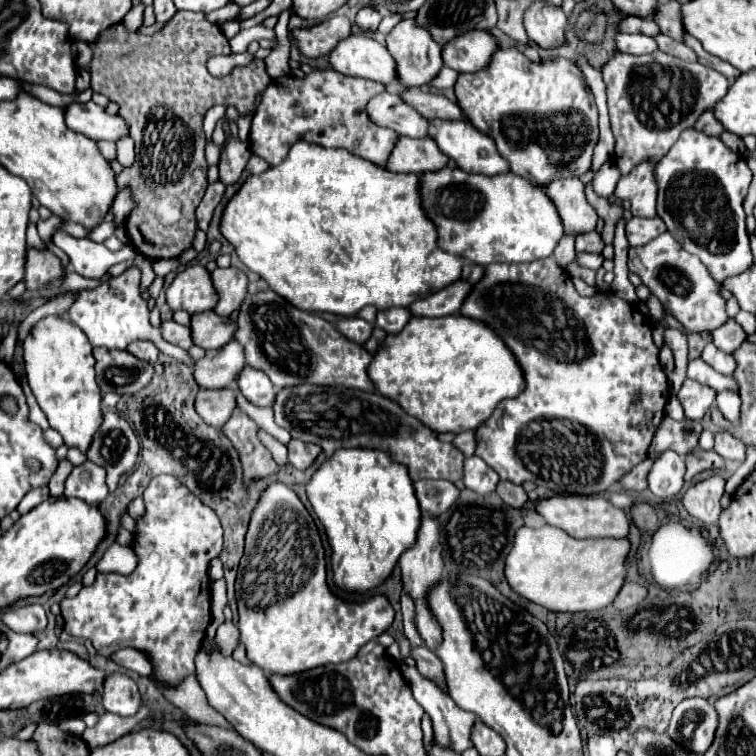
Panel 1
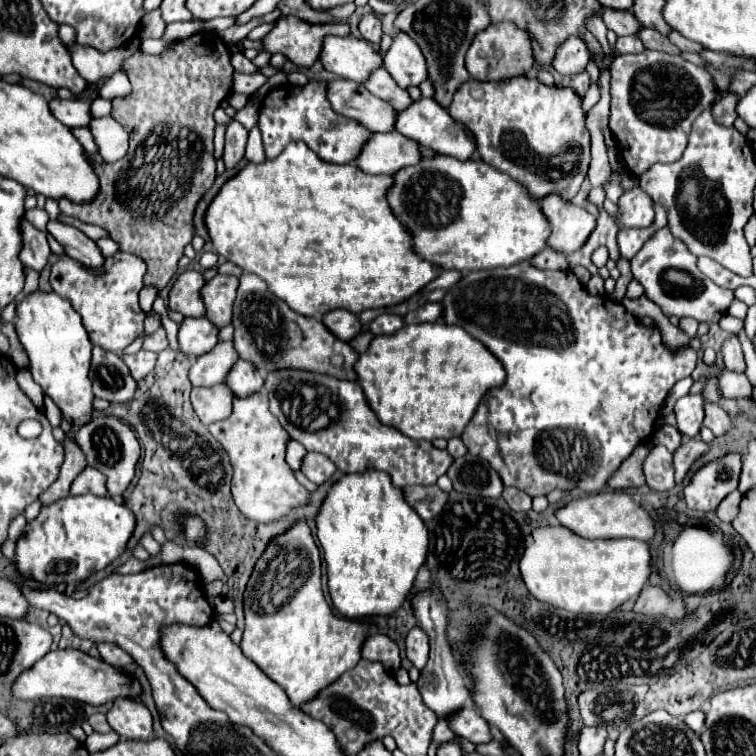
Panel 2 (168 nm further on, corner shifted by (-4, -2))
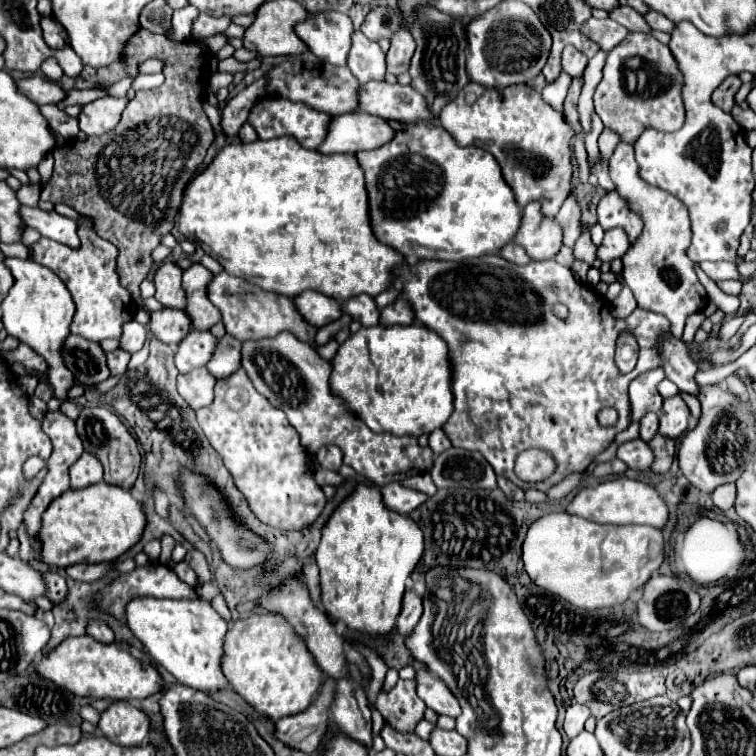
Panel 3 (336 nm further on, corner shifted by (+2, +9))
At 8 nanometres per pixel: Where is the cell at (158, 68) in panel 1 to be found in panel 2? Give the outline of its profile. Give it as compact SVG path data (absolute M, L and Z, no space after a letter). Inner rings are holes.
M196 32L188 40L174 44L174 50L162 56L142 56L142 52L132 54L128 60L124 60L124 72L128 74L128 80L132 84L132 94L128 98L112 100L112 118L126 126L126 132L130 134L128 154L112 164L98 164L88 156L90 166L100 180L98 196L90 204L70 204L66 200L58 200L58 204L64 214L104 228L108 236L116 240L120 250L140 256L148 266L144 286L162 290L176 274L184 246L190 244L194 236L194 208L216 178L216 174L212 174L212 114L220 106L220 102L230 96L234 70L230 64L228 46L212 32Z

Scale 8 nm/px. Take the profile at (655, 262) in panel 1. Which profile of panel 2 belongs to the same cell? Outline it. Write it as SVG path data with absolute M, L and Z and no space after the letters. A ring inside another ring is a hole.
M668 226L660 228L646 240L642 250L630 260L630 266L634 278L642 284L646 298L660 306L666 316L692 316L698 322L718 322L728 312L728 306L734 300L732 290L716 286L698 270L696 256L688 252L682 240L672 236Z

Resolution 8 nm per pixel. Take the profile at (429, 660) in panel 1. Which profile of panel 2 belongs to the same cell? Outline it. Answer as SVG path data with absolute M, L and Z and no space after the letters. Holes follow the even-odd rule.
M412 628L406 636L406 656L408 660L420 670L426 666L428 660L428 640L426 640L426 632L422 632L422 628Z

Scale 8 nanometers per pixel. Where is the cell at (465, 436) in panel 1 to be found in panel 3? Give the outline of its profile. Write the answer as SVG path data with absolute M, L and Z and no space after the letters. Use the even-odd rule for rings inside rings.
M436 429L436 431L430 433L430 447L434 449L436 455L440 455L442 451L446 451L450 445L452 445L452 443L450 443L448 435L446 435L442 429Z

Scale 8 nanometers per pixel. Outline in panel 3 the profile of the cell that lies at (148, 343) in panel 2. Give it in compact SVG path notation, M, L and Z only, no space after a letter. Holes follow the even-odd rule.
M128 321L128 325L124 325L124 333L120 337L120 349L128 351L128 353L136 353L142 349L142 343L146 341L148 329L136 321Z

